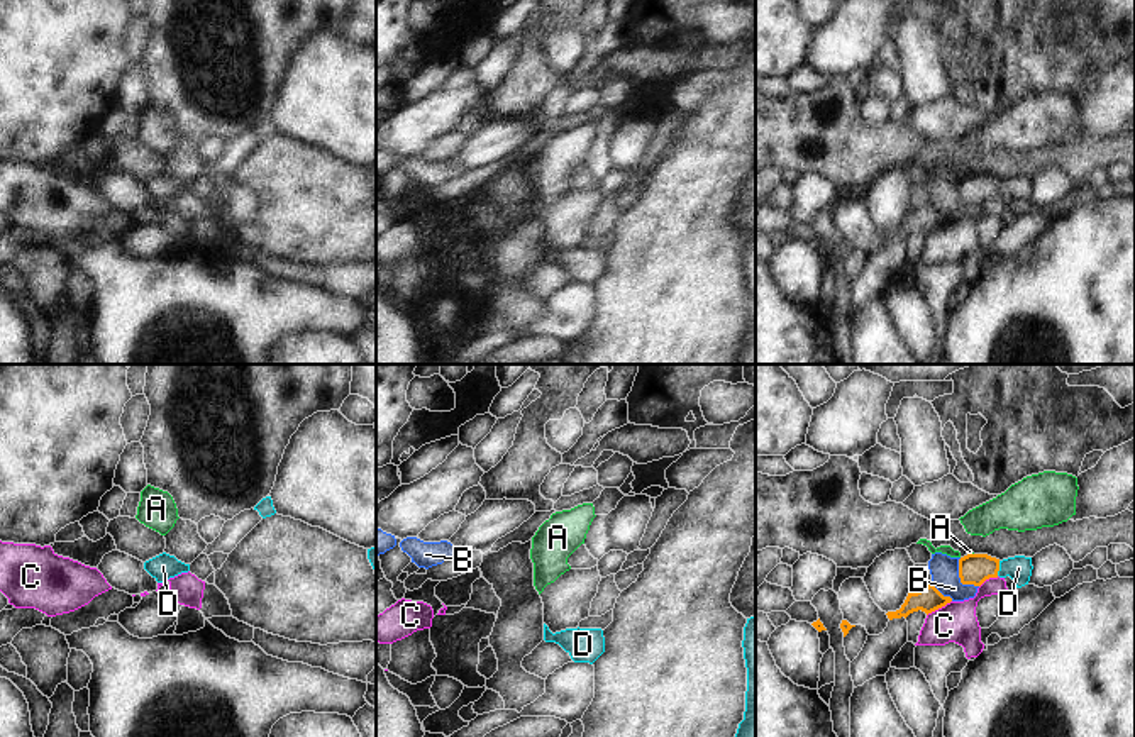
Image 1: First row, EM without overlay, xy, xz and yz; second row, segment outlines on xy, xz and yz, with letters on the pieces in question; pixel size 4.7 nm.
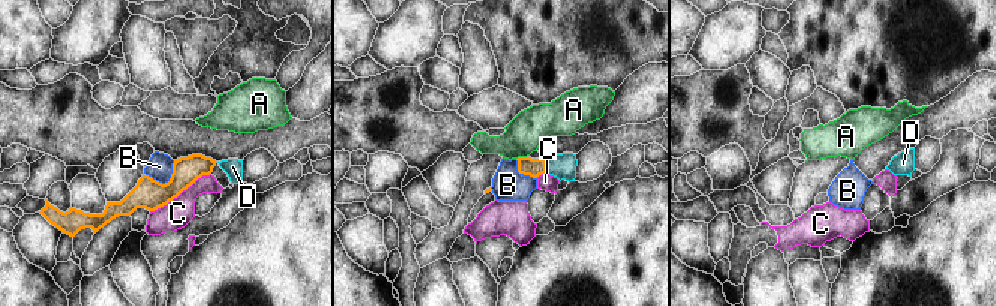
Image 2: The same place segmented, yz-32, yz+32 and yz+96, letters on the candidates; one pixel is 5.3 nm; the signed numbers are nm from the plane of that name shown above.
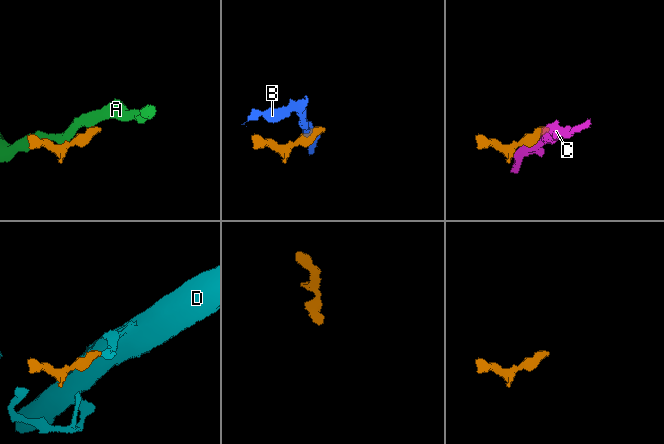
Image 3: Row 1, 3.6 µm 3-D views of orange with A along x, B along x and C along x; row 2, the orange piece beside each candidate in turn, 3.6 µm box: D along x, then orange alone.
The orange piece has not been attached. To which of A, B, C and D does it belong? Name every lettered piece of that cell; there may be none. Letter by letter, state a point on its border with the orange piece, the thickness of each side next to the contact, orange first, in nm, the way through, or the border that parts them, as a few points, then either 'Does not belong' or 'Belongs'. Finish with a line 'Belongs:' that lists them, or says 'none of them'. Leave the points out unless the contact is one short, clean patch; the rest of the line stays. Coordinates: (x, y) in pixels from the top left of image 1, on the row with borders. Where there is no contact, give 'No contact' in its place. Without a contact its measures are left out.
A: Touches orange at yz (971, 554). Thickness 140 nm (orange) against 20 nm. Boundary: yz (968, 553), (973, 554). Does not belong
B: Touches orange at yz (959, 576). Thickness 140 nm (orange) against 140 nm. Boundary: yz (959, 558), (959, 580), (978, 587). Does not belong
C: Touches orange at yz (939, 607). Thickness 120 nm (orange) against 190 nm. Boundary: yz (951, 600), (927, 615). Does not belong
D: Touches orange at yz (998, 568). Thickness 140 nm (orange) against 120 nm. Path across: yz (974, 570), (998, 568), (1018, 568). Belongs
Belongs: D

